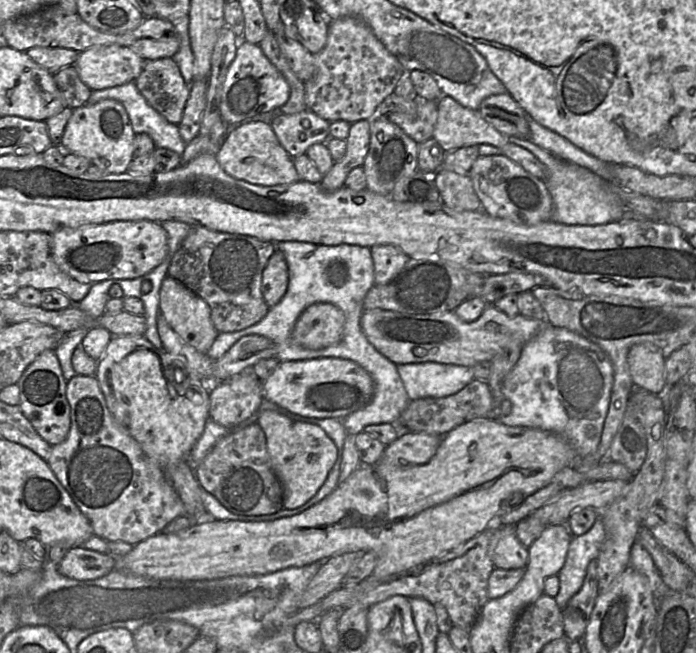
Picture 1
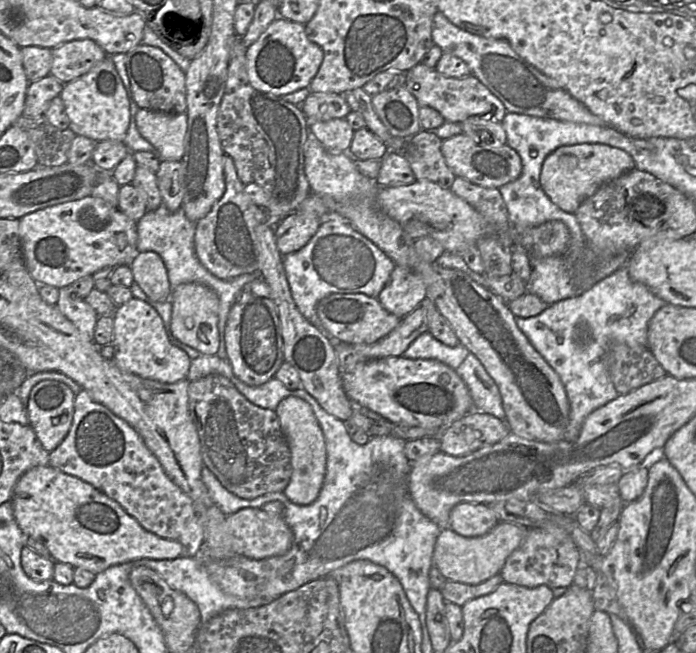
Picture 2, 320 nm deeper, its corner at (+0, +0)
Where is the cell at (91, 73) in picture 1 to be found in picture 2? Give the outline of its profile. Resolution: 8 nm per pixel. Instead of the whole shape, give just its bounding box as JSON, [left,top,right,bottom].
[50,40,108,84]

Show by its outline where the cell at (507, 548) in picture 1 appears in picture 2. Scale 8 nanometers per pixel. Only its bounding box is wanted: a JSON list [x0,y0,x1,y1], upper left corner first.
[449,502,499,537]

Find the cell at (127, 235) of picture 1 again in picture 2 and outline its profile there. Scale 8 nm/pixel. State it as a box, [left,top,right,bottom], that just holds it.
[19,198,137,289]

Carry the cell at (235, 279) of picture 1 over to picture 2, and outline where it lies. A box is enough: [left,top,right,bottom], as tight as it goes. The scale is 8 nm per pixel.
[194,155,269,280]

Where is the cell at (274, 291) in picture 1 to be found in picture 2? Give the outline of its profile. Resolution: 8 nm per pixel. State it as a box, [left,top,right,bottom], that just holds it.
[274,212,321,256]

